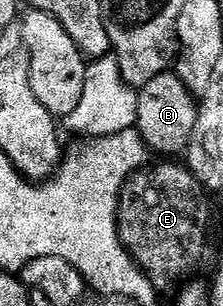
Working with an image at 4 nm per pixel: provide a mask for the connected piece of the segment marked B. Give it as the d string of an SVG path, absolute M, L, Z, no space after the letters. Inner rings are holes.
M168 70L157 74L153 82L138 89L137 118L134 127L141 139L145 141L152 153L160 152L160 157L175 158L186 153L189 142L193 138L193 126L197 126L199 105L192 89L181 82L174 71Z

